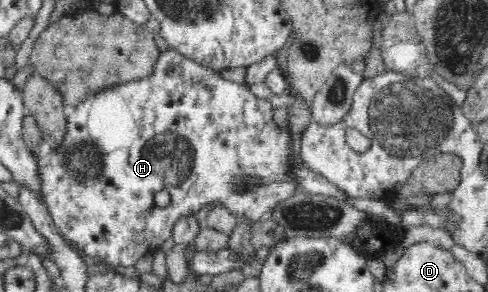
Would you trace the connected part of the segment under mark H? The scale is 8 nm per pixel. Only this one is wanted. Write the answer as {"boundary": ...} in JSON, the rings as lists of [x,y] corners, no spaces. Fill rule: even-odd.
{"boundary":[[[169,48],[166,52],[160,51],[149,75],[134,81],[117,82],[111,86],[100,87],[98,91],[92,92],[75,104],[74,112],[67,117],[67,134],[60,148],[50,150],[45,156],[38,158],[38,161],[40,161],[44,182],[42,196],[54,225],[60,228],[62,236],[88,260],[98,261],[111,268],[121,266],[126,269],[127,266],[134,265],[144,254],[160,248],[170,238],[174,224],[182,216],[192,215],[204,206],[225,208],[230,214],[248,220],[252,225],[269,217],[278,204],[283,204],[300,191],[294,168],[296,160],[300,159],[300,156],[296,156],[297,152],[290,130],[274,122],[274,109],[268,99],[256,96],[246,83],[239,84],[219,76],[216,71],[188,59],[174,48]]]}

